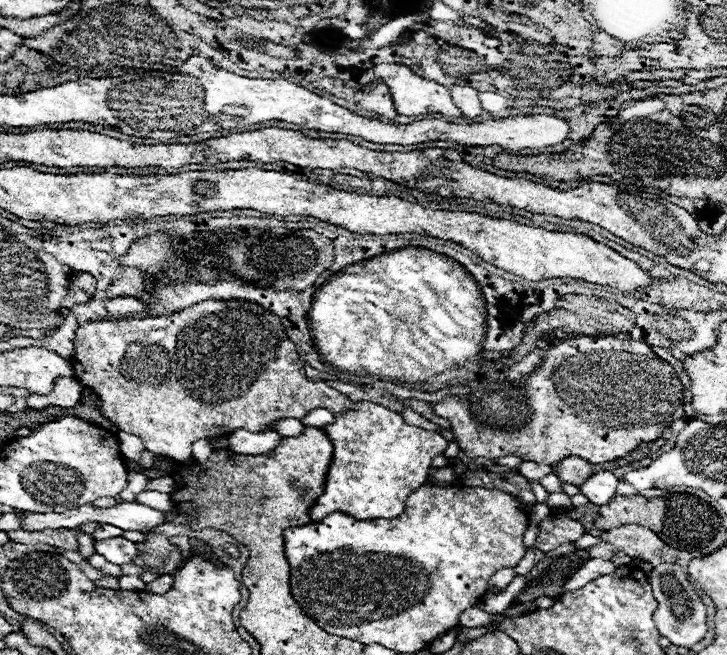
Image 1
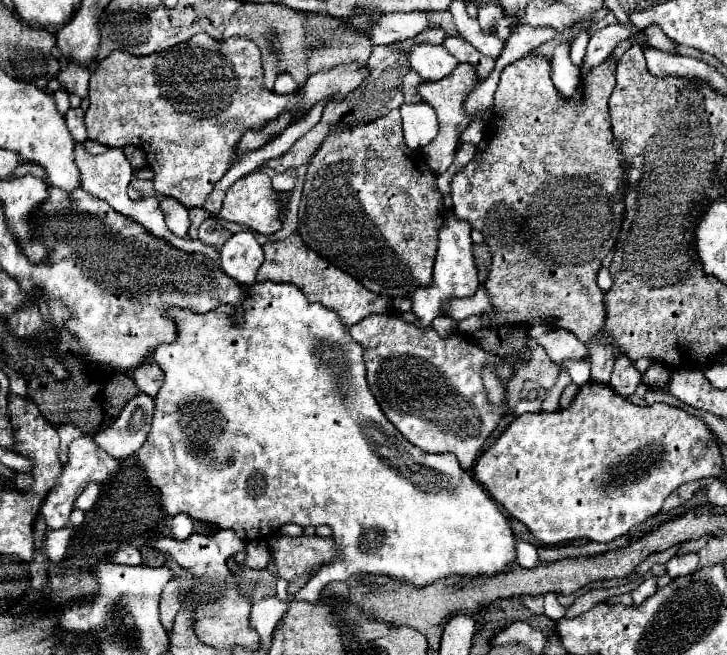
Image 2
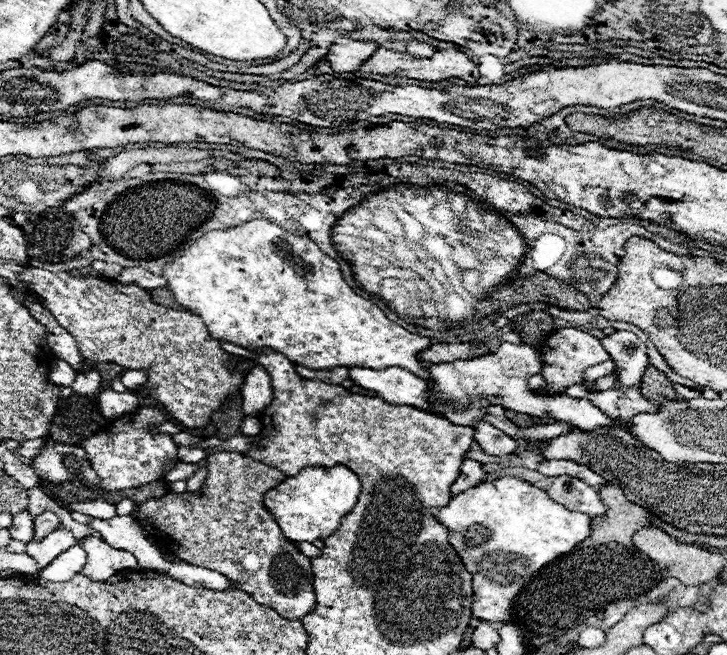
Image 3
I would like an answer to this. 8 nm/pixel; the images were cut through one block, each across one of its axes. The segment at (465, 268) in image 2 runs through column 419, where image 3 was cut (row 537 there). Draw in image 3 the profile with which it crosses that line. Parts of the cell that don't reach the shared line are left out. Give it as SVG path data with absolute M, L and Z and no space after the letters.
M346 466L306 468L296 476L286 478L264 494L264 506L274 516L276 524L292 542L314 542L334 534L340 520L354 508L360 496L360 480Z

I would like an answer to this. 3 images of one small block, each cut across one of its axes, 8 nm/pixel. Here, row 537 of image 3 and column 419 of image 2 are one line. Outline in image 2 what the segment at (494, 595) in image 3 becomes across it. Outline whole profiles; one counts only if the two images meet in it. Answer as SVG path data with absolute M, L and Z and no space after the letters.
M260 282L246 288L250 298L244 302L244 316L234 318L232 306L220 306L208 314L192 314L188 310L170 310L170 316L178 326L178 340L172 344L162 344L154 350L156 364L164 370L166 380L156 396L156 412L152 428L146 442L142 444L138 458L152 486L160 490L160 504L168 516L188 514L200 522L216 524L218 528L230 528L236 536L245 541L262 539L272 530L280 530L284 524L298 526L318 526L328 524L332 528L335 542L340 548L340 558L334 558L330 566L322 568L294 596L296 600L315 603L324 587L334 580L348 580L354 574L384 574L402 580L412 586L428 586L448 576L496 576L506 570L506 566L516 562L516 538L504 514L498 510L496 502L488 492L464 470L460 468L454 454L428 454L412 446L396 426L382 414L378 402L370 394L366 384L366 370L362 360L362 348L350 338L348 328L340 322L334 310L322 304L312 304L306 300L296 284L274 284Z

